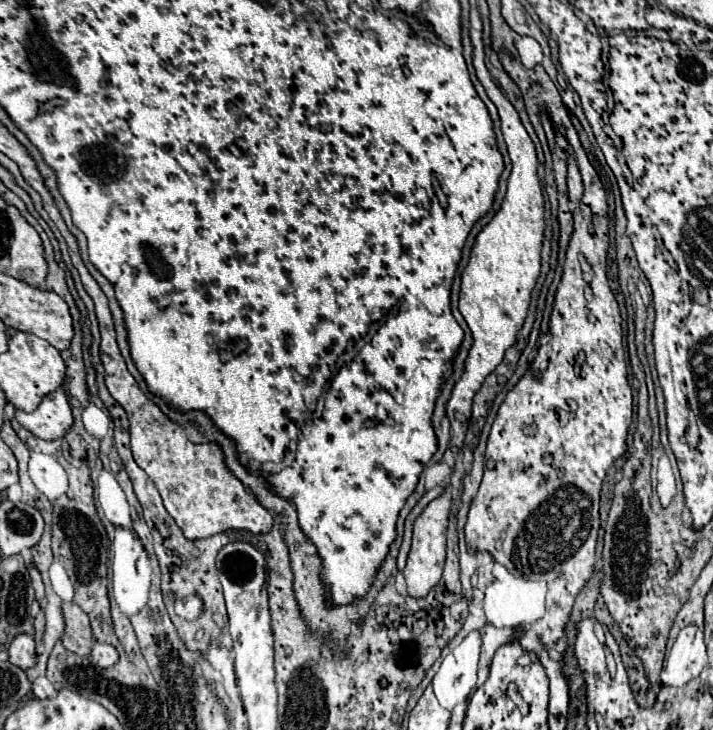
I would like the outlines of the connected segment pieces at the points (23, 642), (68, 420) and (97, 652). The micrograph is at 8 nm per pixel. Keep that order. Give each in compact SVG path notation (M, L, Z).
M17 635L9 645L9 661L23 671L31 669L37 663L35 641L31 635Z
M61 387L43 397L41 405L33 413L17 411L15 417L27 431L45 441L61 439L73 427L71 405Z
M95 641L91 651L91 661L93 665L99 665L99 667L113 667L117 663L117 649L109 643Z

